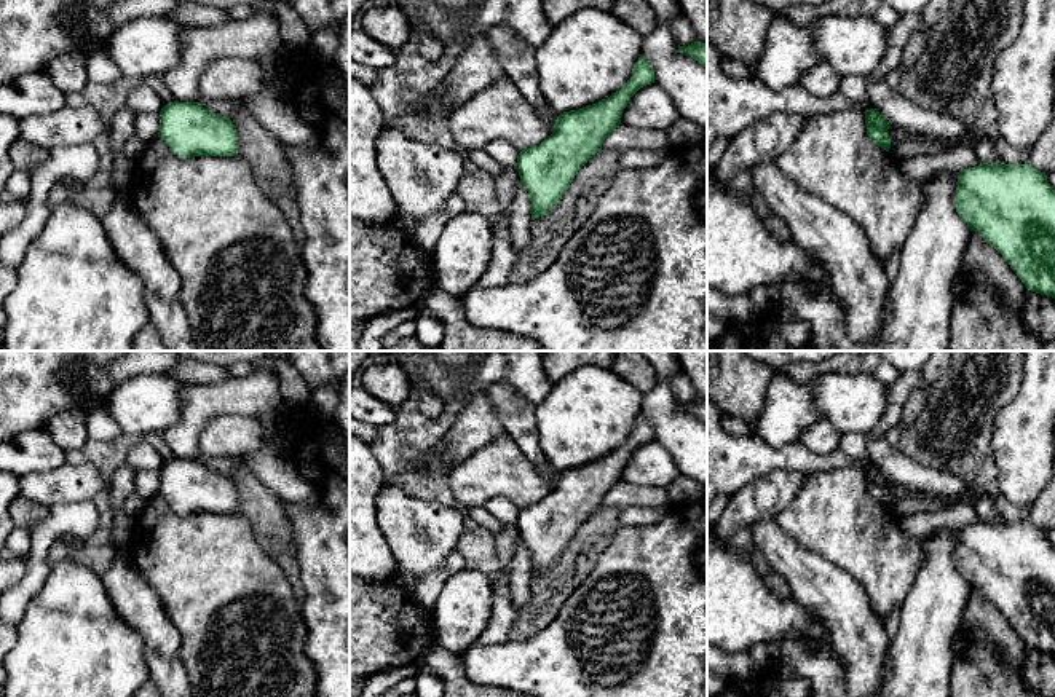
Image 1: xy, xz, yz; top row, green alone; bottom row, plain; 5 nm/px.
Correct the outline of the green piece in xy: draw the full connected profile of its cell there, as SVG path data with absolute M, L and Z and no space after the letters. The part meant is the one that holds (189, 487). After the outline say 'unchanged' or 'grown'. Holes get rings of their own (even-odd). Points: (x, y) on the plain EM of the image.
M174 458L160 469L158 494L179 515L238 514L238 490L230 475L198 459Z; unchanged

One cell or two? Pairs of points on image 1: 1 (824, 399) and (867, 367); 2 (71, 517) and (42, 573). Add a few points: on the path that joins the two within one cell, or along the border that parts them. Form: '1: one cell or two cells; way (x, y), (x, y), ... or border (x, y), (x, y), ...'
1: two cells; border (870, 374), (822, 375)
2: one cell; way (56, 528), (40, 544), (40, 559)

